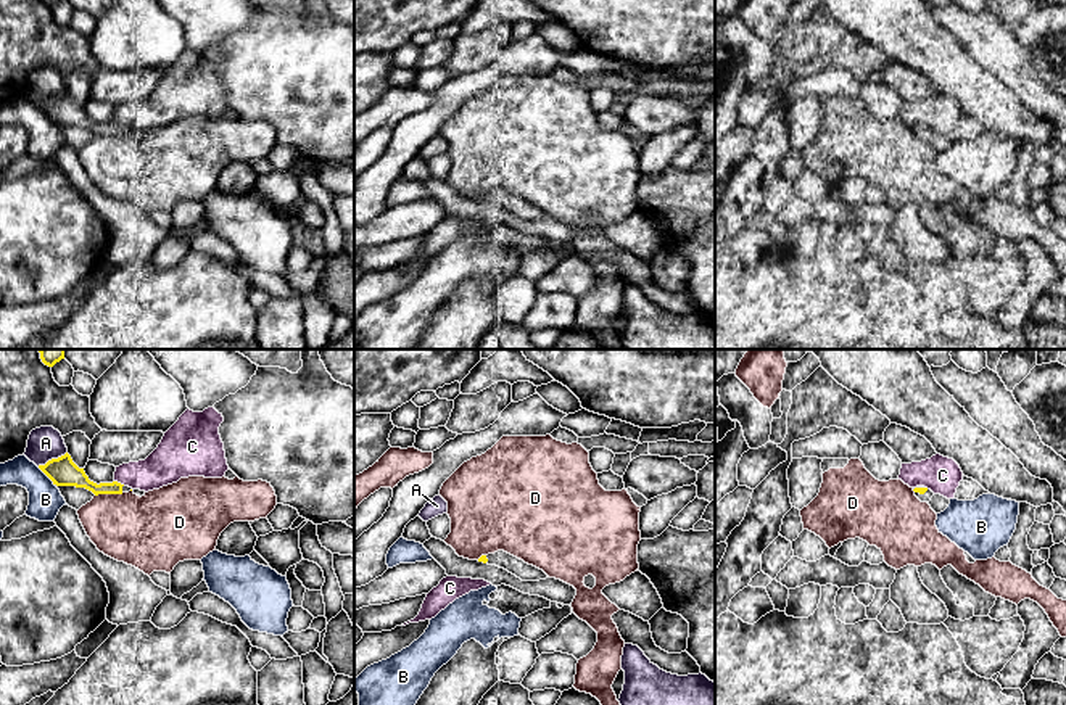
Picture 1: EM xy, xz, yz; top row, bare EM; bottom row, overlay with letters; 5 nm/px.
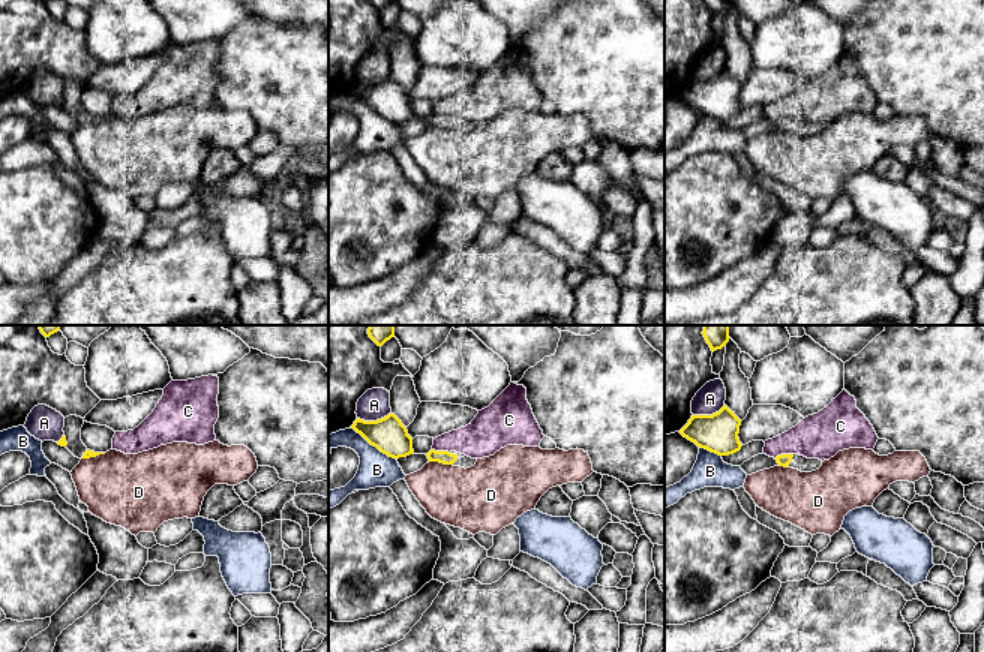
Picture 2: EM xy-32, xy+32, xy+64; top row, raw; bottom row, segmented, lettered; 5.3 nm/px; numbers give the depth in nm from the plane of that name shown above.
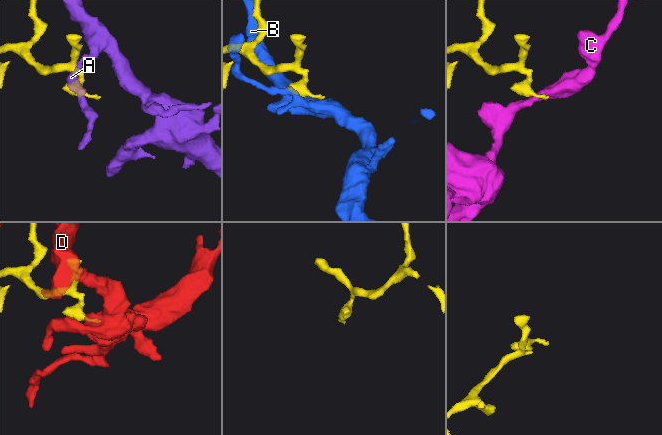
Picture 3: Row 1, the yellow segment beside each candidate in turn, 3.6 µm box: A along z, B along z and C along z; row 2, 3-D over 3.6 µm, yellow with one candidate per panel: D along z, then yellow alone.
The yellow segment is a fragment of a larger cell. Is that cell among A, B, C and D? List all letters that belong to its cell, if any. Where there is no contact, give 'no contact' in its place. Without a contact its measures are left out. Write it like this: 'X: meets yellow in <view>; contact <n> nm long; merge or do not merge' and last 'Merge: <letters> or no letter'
A: meets yellow in xy; contact 170 nm long; do not merge
B: meets yellow in xy; contact 130 nm long; do not merge
C: meets yellow in xy; contact 60 nm long; do not merge
D: meets yellow in xy; contact 140 nm long; do not merge
Merge: no letter

